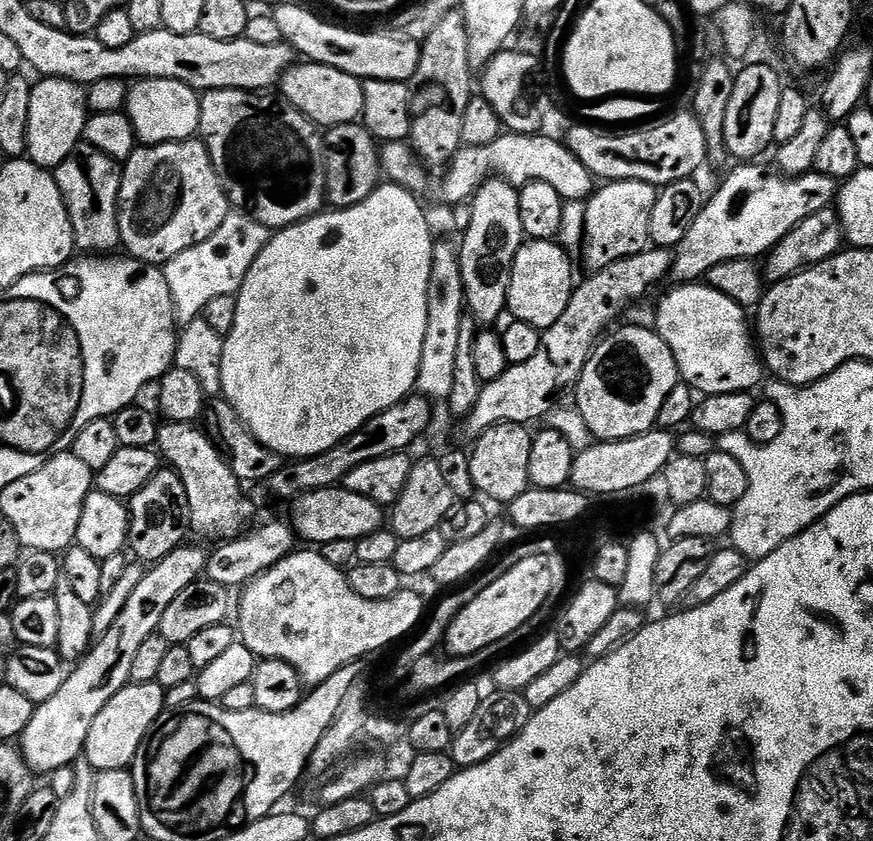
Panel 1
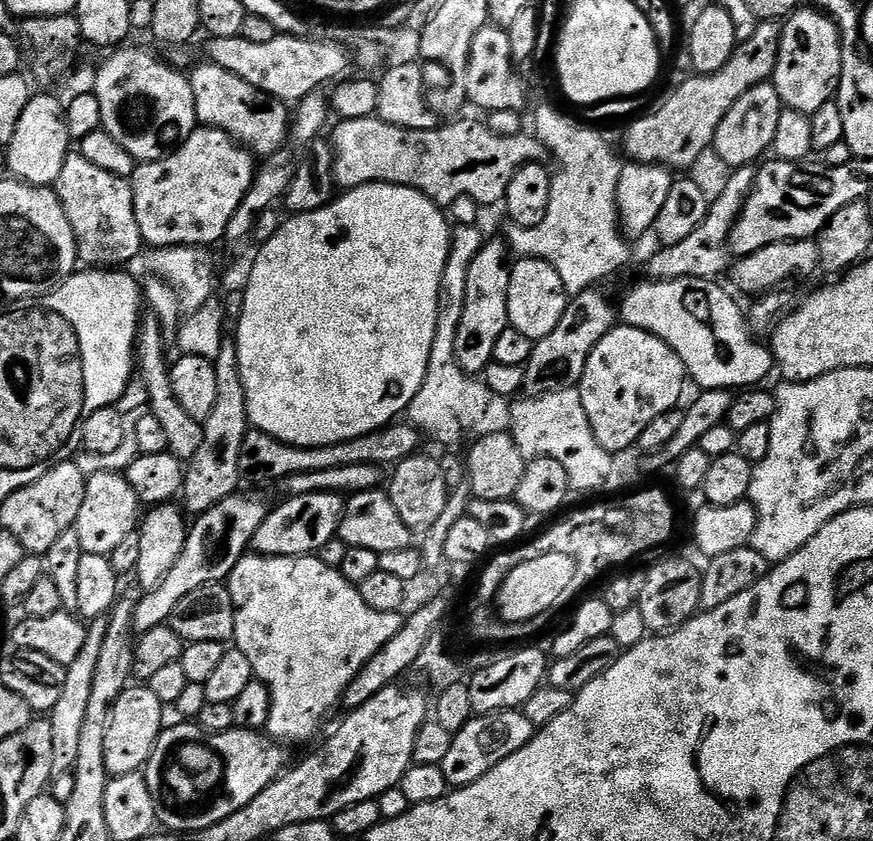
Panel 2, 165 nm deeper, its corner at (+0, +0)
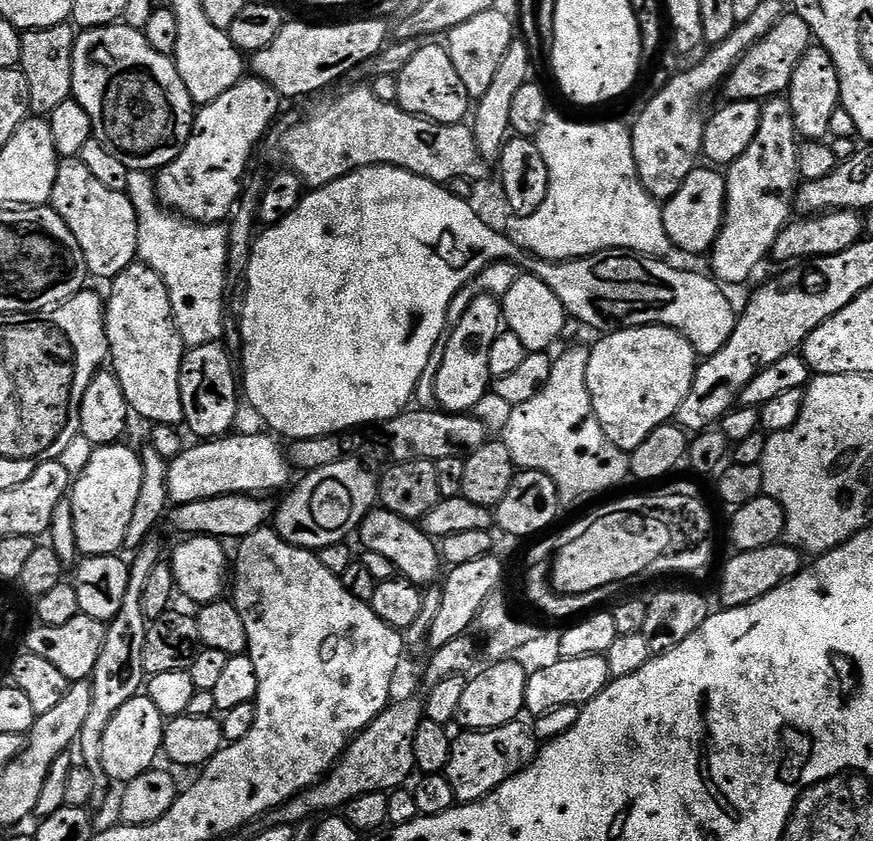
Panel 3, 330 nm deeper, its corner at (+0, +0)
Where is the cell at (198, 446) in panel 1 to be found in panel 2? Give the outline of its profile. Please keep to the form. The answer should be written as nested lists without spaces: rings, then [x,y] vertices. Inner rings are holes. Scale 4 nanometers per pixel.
[[[148,314],[140,321],[140,330],[136,334],[136,351],[134,353],[135,363],[138,365],[138,380],[144,383],[144,392],[148,395],[147,407],[158,418],[158,423],[162,425],[166,434],[168,451],[177,456],[180,461],[191,460],[194,454],[198,454],[198,446],[202,446],[203,423],[190,414],[186,414],[186,409],[178,403],[178,398],[174,398],[174,386],[170,386],[169,357],[164,357],[164,339],[166,333],[156,320],[156,317]]]

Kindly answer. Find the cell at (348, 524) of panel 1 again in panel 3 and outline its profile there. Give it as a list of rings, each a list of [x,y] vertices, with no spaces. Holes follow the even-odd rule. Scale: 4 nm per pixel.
[[[377,506],[368,512],[364,521],[360,523],[359,536],[361,549],[364,552],[383,554],[389,562],[394,562],[397,573],[411,584],[430,586],[441,577],[442,561],[437,541],[429,536],[419,523]]]

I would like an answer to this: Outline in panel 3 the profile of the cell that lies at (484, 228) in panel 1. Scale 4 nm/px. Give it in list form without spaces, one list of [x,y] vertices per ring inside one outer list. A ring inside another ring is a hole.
[[[477,294],[474,302],[470,302],[470,307],[466,309],[466,314],[462,314],[462,322],[454,326],[450,338],[446,342],[446,355],[442,358],[442,366],[438,366],[438,374],[434,378],[434,394],[436,404],[445,412],[458,412],[461,414],[471,413],[482,402],[482,398],[488,395],[490,385],[494,377],[490,374],[490,346],[494,346],[494,338],[502,331],[504,324],[504,309],[501,301],[492,296]]]

